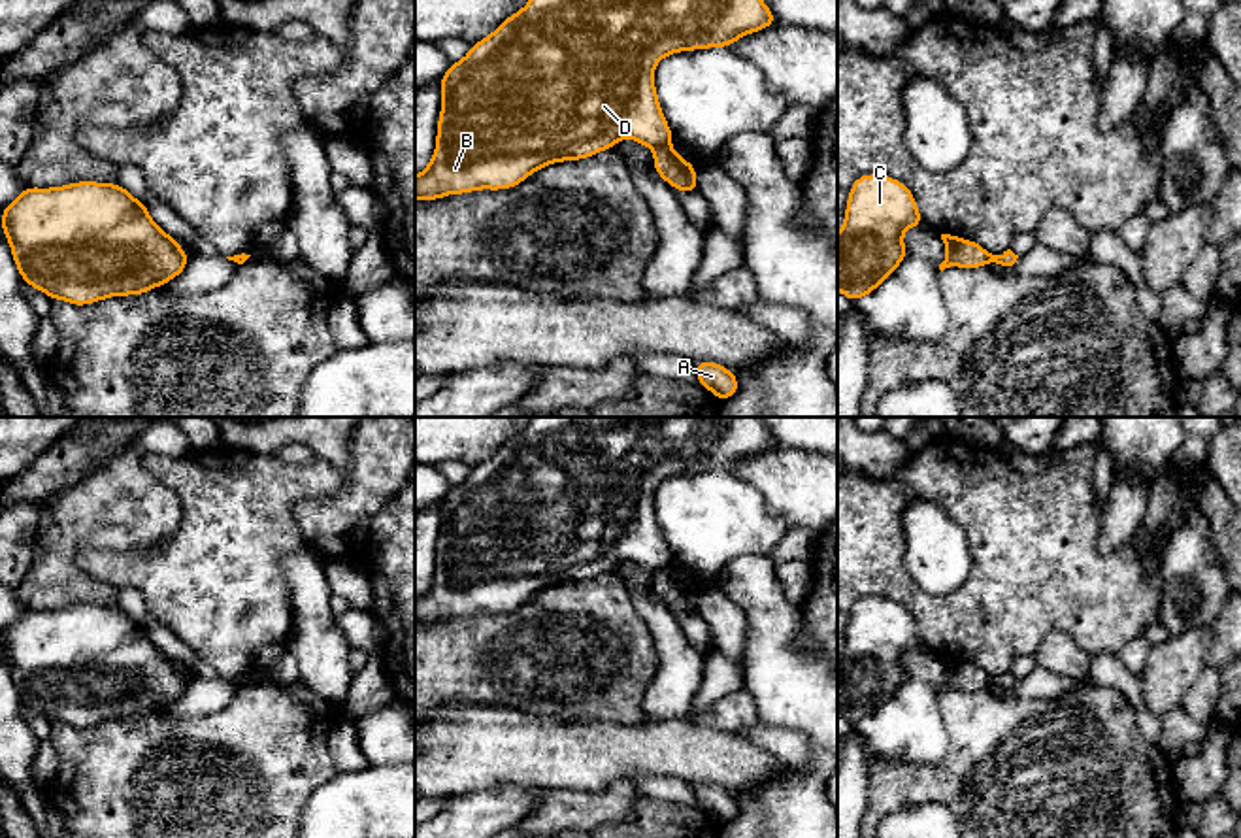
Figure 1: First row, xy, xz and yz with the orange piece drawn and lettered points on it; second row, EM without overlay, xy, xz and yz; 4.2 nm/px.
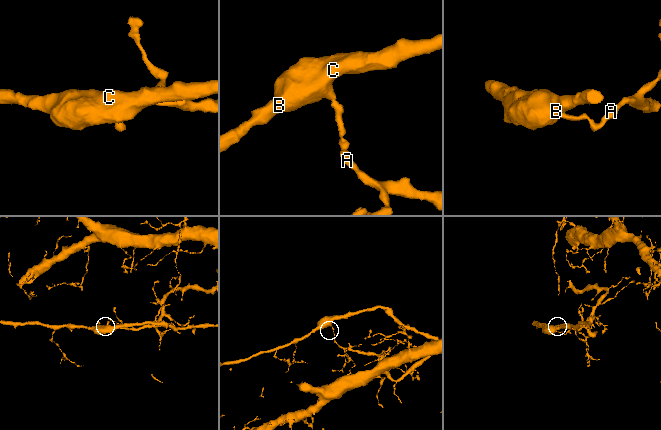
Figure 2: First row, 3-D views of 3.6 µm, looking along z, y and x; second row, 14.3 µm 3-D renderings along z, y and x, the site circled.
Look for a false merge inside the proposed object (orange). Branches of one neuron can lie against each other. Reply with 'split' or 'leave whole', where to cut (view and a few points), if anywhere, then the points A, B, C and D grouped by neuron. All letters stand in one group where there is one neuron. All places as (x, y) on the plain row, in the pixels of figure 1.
split | xz (668, 567), (655, 572) | A / B C D

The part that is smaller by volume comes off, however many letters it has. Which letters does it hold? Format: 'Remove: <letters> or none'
Remove: B, C, D

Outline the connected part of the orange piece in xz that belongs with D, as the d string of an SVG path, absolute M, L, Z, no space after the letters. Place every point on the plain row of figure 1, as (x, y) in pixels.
M534 417L526 428L511 436L487 461L472 466L468 478L451 485L439 502L441 532L436 555L436 572L428 589L415 598L415 623L439 623L449 617L472 613L504 613L521 608L534 595L564 583L585 583L600 574L613 572L619 562L630 561L649 572L671 568L673 555L662 536L654 511L654 491L668 479L681 474L730 470L747 457L775 449L775 438L758 417Z

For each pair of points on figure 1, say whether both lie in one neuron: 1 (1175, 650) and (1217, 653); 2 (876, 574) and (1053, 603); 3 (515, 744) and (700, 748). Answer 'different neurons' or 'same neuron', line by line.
1: different neurons
2: same neuron
3: same neuron

